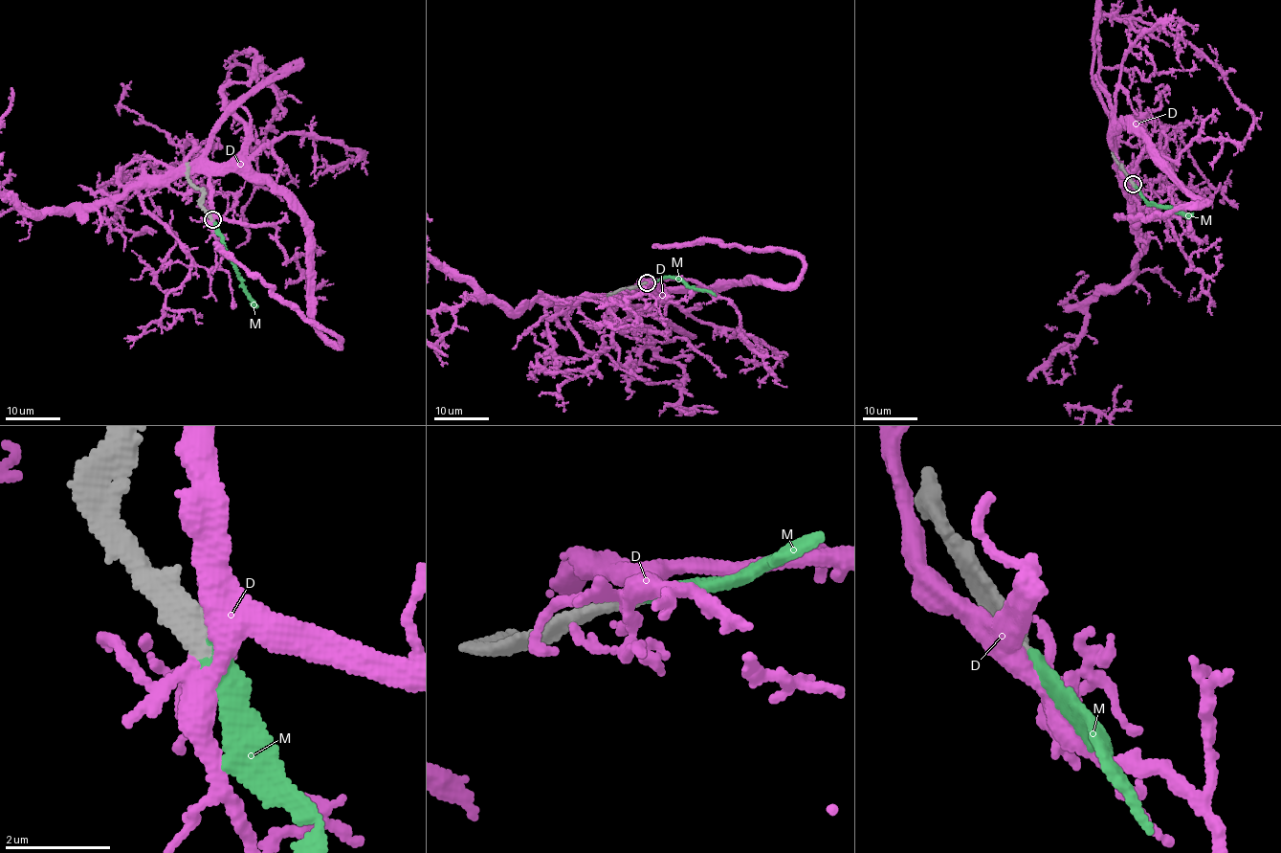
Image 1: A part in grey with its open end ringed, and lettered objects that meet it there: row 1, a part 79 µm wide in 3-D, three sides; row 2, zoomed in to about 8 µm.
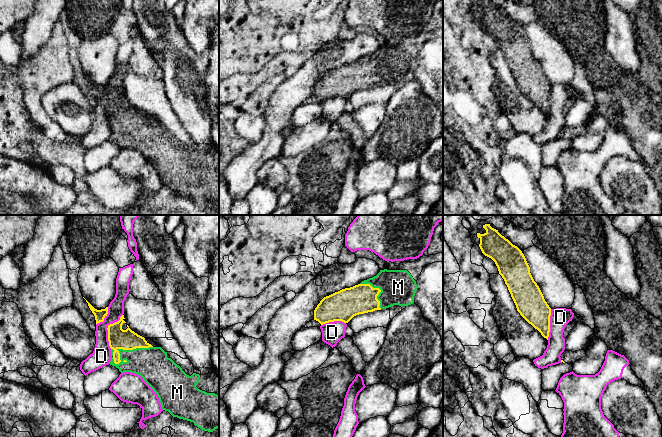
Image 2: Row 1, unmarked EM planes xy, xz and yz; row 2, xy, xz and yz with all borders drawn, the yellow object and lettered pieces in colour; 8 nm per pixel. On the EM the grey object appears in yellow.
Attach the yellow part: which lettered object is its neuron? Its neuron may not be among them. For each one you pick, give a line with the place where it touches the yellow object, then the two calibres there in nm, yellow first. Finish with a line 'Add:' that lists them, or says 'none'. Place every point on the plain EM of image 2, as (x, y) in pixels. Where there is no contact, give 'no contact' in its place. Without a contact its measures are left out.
M: meets yellow in xy at (126, 125); 160 nm thick on the yellow side, 280 nm on the other
Add: M

